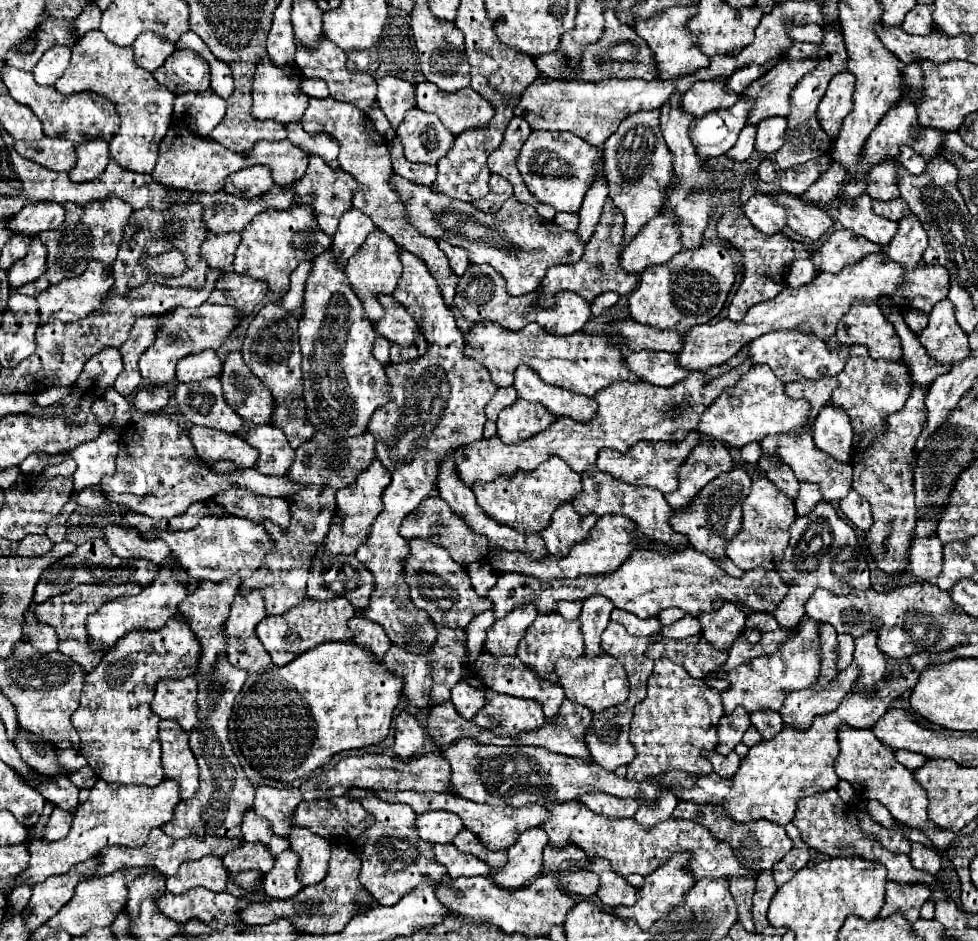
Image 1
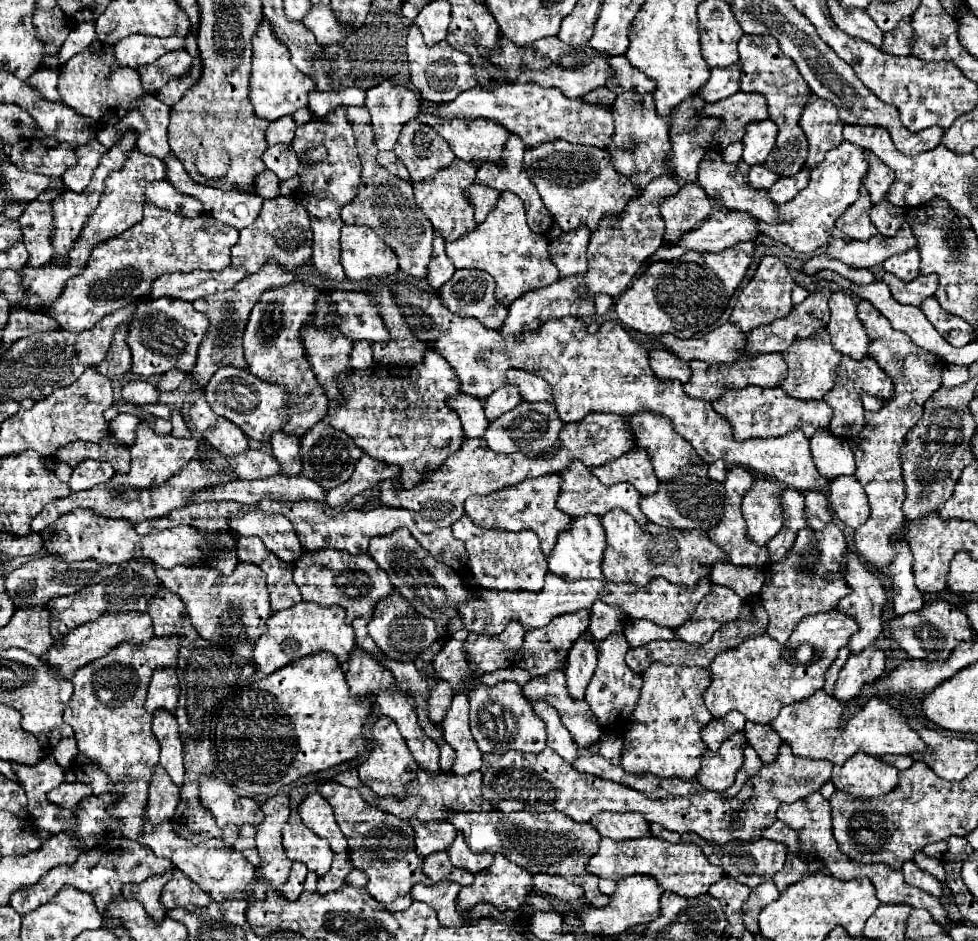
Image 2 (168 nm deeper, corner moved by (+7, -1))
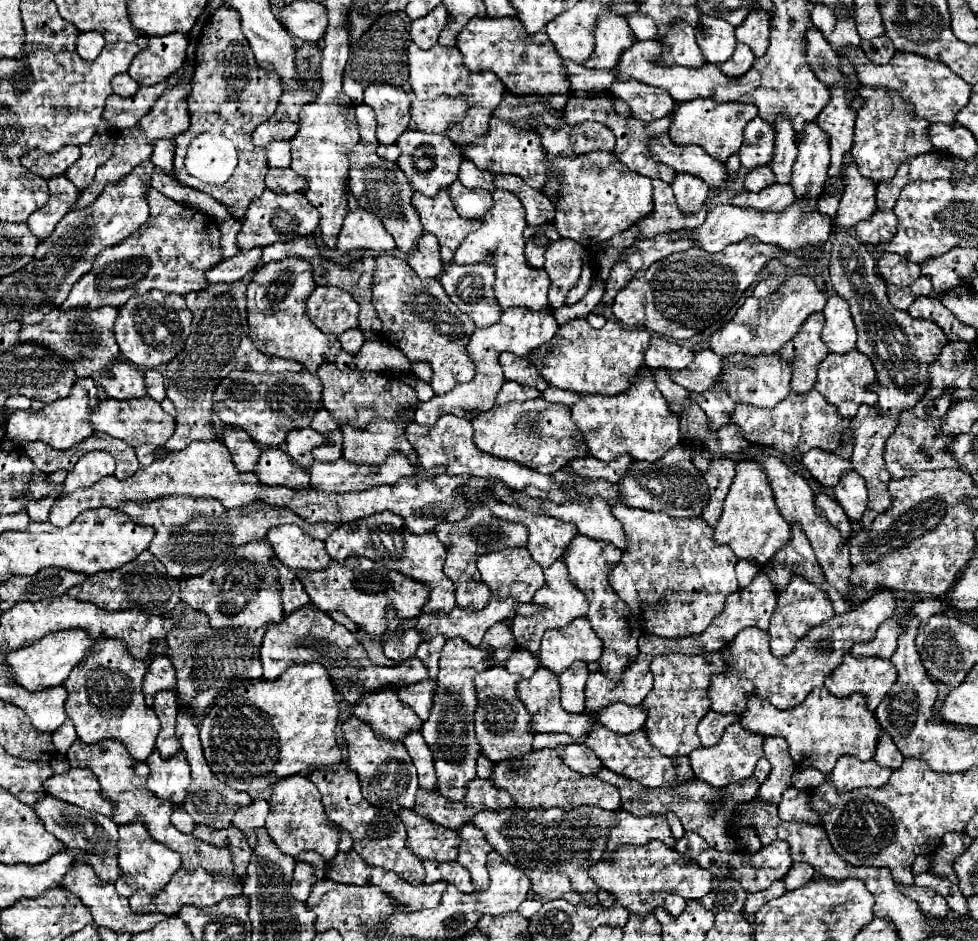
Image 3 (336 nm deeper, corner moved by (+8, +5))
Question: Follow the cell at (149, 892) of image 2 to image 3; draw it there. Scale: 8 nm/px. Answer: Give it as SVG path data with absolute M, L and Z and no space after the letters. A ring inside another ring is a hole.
M136 817L130 823L120 825L118 832L118 865L120 865L120 873L122 873L120 879L114 883L118 893L124 897L130 897L138 889L148 889L148 893L158 893L172 879L172 875L180 869L180 865L182 865L180 855L176 855L166 845L156 843L150 837L150 833L148 833L148 829L140 817Z

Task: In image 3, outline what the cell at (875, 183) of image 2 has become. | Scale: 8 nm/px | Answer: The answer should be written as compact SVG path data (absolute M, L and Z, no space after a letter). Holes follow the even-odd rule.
M860 85L858 93L864 103L858 109L852 157L864 177L872 179L874 183L890 181L902 163L922 153L934 151L932 141L926 137L928 135L926 129L930 127L930 123L924 119L918 119L914 115L912 105L904 101L896 91L886 89L886 87Z

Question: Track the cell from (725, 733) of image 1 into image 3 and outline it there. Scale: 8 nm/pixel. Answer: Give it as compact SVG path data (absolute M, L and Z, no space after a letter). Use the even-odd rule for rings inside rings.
M708 711L706 717L698 723L698 737L702 747L712 747L720 741L724 729L736 721L738 715L722 715L716 711Z

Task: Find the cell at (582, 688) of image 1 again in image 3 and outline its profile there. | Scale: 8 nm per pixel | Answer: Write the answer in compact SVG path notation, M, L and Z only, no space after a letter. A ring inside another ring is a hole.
M542 667L530 679L522 679L516 685L516 695L532 717L528 723L530 733L568 733L574 741L578 741L588 729L592 729L590 715L584 715L584 713L572 715L572 713L564 713L564 709L560 709L560 685L558 685L558 677L554 677L550 669Z

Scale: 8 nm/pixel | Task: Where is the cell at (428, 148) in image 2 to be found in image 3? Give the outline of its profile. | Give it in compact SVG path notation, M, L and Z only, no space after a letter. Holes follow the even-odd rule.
M404 131L398 139L398 147L402 151L402 155L398 159L398 167L408 177L412 191L418 191L426 197L436 197L438 191L448 189L458 179L456 173L458 173L462 157L460 157L460 151L454 145L448 145L448 137Z

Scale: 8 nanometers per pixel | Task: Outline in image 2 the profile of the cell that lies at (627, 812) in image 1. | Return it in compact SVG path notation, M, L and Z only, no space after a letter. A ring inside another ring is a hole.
M605 811L595 815L589 821L601 837L611 839L629 839L629 837L645 837L649 835L649 823L643 819L641 813L613 813Z

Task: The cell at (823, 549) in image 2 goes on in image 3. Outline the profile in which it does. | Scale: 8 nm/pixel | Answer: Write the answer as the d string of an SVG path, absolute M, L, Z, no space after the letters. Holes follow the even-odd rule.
M800 575L792 577L790 585L778 593L776 613L772 613L772 621L768 627L772 655L774 657L790 655L794 651L796 641L800 641L808 633L808 629L812 629L832 617L834 617L832 601L828 601L828 597L824 597L824 593L820 593L820 589L816 589L816 585L812 585L810 581L804 581L804 577L800 577Z

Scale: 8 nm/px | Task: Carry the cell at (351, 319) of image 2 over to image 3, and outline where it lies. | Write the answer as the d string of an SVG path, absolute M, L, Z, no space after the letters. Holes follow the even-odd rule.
M316 287L306 301L306 315L322 333L340 335L358 327L358 303L340 287Z

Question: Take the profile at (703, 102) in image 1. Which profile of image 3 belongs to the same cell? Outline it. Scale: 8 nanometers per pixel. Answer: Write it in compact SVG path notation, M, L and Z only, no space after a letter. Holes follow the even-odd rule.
M738 43L736 51L734 51L734 57L728 59L728 61L724 61L724 63L720 63L718 67L728 77L740 77L740 75L744 75L752 67L754 59L756 57L754 57L752 49L748 45L744 45L744 43Z

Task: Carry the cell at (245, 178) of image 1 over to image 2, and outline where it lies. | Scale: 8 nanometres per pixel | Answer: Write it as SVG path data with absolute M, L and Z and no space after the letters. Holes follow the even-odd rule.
M263 171L263 173L259 173L257 177L255 177L255 181L253 181L253 193L257 193L257 195L261 195L263 199L273 199L273 197L277 197L279 195L279 179L277 179L277 175L273 175L273 171Z

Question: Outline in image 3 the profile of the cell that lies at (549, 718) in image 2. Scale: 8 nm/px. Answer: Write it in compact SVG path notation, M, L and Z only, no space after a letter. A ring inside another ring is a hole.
M584 743L562 745L562 747L558 747L558 753L570 769L574 769L582 775L596 775L604 767L604 763L596 757L596 753L592 749L588 749Z

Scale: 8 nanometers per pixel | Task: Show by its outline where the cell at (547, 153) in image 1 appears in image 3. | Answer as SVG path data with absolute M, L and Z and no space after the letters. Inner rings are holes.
M586 153L580 157L548 157L548 175L562 175L562 197L556 203L554 227L560 237L584 247L608 241L654 211L652 181L624 169L612 153Z

